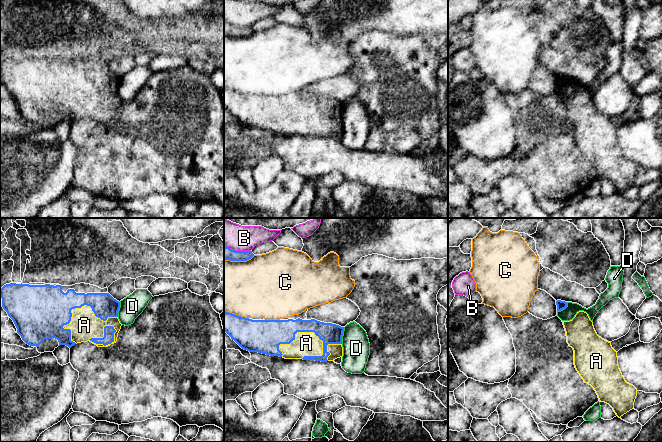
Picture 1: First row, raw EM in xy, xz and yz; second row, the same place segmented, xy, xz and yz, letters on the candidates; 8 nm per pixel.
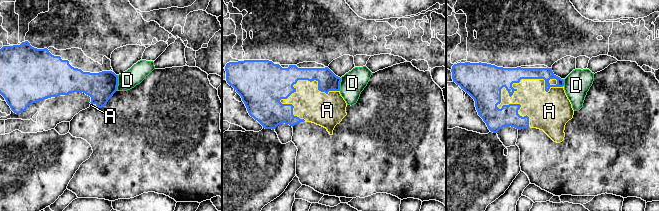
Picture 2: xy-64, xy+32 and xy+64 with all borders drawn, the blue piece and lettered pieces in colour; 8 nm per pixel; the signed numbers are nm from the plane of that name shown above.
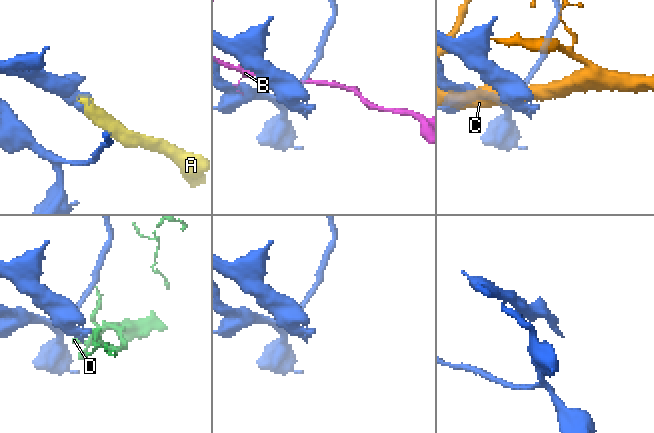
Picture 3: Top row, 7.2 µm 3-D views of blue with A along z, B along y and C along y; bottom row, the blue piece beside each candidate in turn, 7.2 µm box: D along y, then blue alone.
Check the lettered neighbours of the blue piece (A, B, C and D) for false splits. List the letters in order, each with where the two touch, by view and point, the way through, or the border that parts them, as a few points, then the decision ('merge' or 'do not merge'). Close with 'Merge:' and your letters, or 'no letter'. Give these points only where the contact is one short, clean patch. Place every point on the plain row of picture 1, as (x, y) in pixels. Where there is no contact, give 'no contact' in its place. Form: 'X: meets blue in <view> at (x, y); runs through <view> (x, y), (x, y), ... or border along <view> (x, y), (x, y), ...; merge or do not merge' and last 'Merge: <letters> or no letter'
A: meets blue in xz at (297, 107); merge
B: meets blue in xz at (237, 27); do not merge
C: meets blue in xz at (272, 96); do not merge
D: meets blue in xz at (342, 111); border along xz (344, 103), (341, 119); do not merge
Merge: A

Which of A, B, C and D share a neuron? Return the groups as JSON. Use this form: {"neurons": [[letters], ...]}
{"neurons": [["A"], ["B"], ["C"], ["D"]]}

